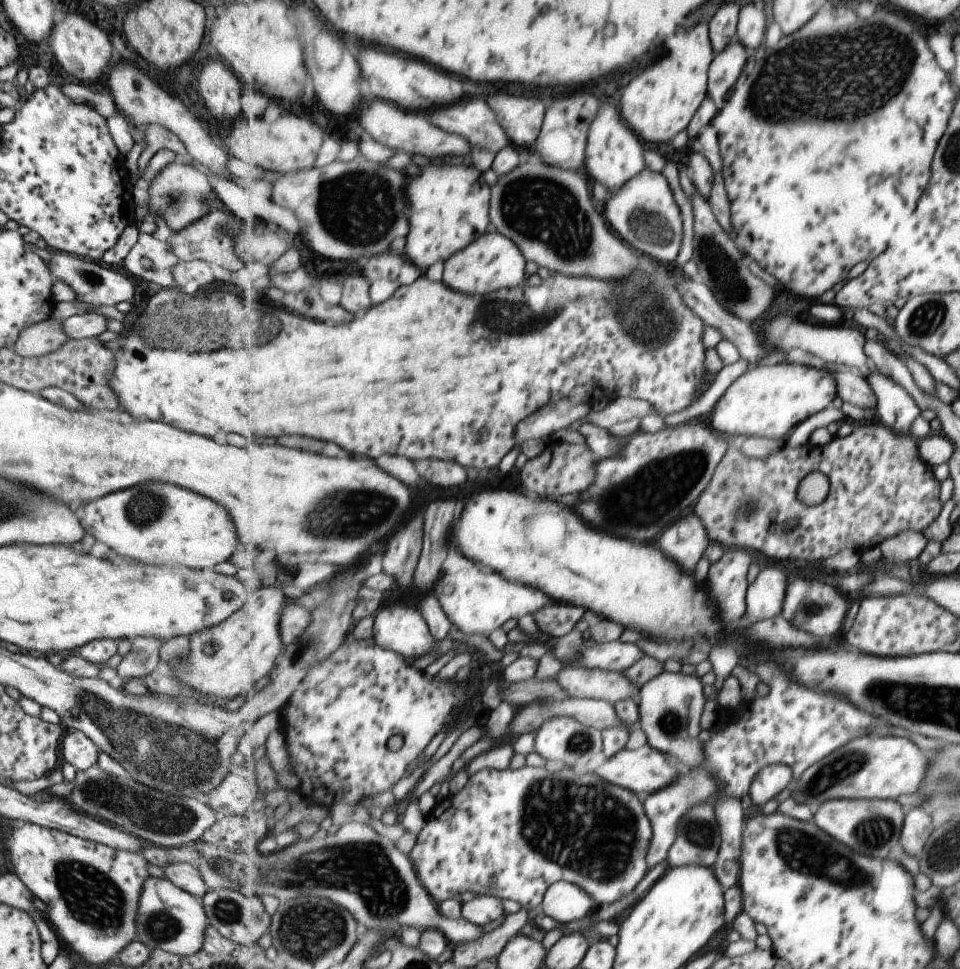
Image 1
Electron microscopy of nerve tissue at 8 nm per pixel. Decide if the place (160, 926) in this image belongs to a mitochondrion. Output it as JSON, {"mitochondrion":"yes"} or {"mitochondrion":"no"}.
{"mitochondrion":"yes"}

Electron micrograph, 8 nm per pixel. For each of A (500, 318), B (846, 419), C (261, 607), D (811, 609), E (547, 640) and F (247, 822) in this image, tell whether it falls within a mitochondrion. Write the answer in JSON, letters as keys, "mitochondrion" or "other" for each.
{"A":"mitochondrion","B":"other","C":"other","D":"mitochondrion","E":"other","F":"other"}

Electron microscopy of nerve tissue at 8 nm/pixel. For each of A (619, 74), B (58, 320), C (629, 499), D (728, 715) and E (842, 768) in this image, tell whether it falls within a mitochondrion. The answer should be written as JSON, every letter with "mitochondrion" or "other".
{"A":"other","B":"other","C":"mitochondrion","D":"other","E":"mitochondrion"}

